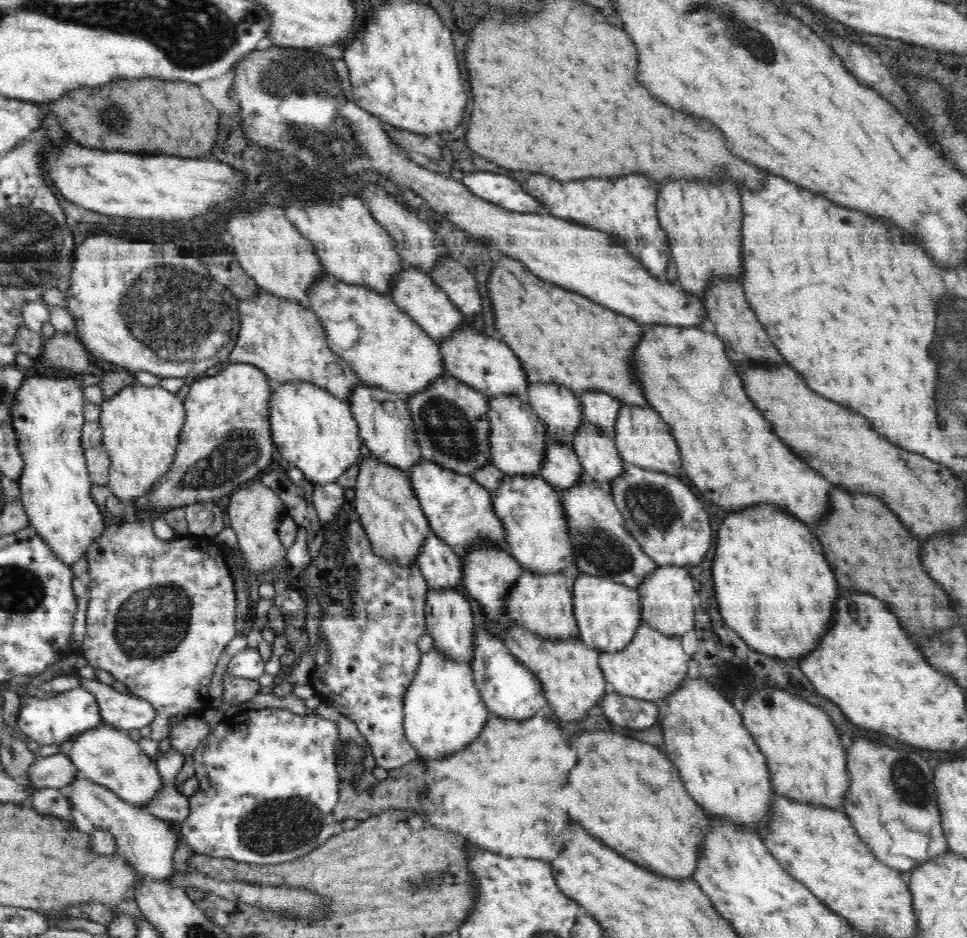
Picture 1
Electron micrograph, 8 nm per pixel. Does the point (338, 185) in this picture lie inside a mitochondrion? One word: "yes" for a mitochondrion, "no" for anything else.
no

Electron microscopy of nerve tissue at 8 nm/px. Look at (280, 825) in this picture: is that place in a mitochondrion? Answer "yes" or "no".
yes

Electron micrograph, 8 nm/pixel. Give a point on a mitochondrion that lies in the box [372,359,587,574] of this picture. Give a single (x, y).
(452, 435)

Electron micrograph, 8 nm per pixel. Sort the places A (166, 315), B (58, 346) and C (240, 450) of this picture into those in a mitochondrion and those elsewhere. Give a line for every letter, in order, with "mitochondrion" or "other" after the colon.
A: mitochondrion
B: other
C: mitochondrion

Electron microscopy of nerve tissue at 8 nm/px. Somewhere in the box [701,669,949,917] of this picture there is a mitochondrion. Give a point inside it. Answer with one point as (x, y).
(908, 776)

